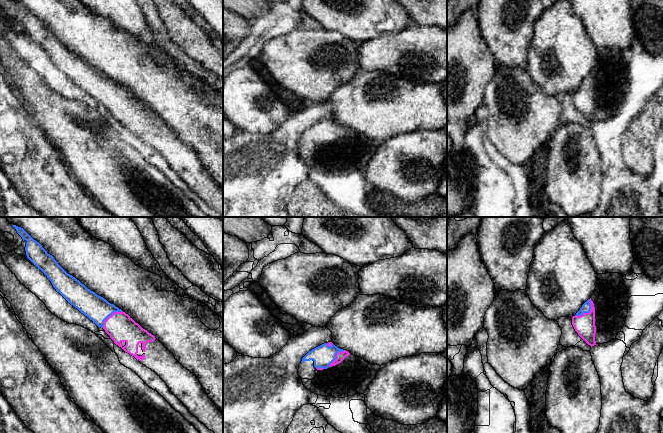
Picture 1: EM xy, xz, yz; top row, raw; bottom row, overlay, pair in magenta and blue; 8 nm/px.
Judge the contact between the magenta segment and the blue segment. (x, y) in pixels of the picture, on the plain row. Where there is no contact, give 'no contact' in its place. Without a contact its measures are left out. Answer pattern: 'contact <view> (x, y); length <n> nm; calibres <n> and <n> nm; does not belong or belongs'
contact yz (589, 88); length 180 nm; calibres 170 and 80 nm; belongs

